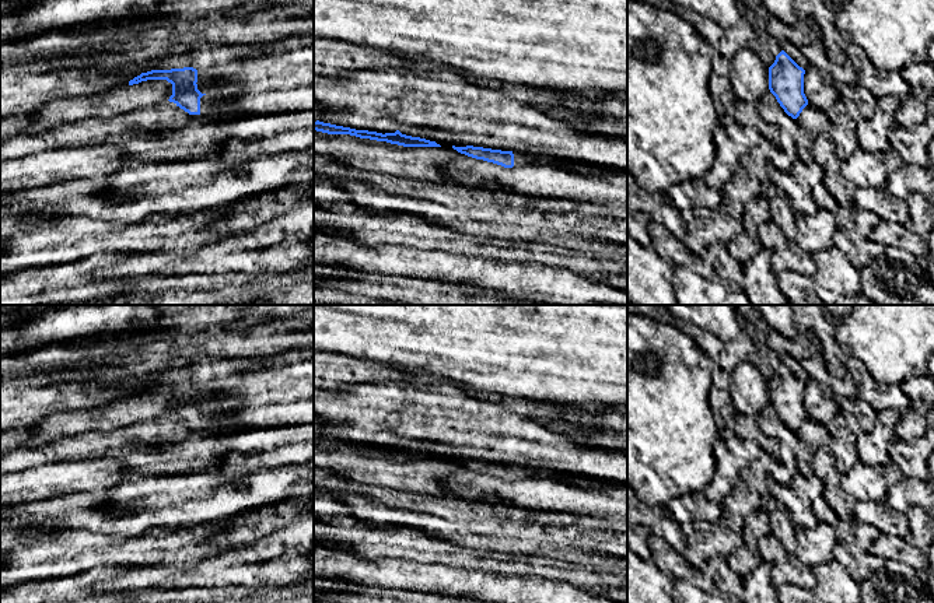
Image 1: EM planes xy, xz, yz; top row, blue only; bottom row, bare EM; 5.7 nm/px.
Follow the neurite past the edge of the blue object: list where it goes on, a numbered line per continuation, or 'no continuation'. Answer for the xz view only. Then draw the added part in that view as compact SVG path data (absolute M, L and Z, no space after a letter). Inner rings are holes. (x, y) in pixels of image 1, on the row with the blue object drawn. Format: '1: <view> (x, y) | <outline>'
1: xz (520, 158) | M513 151L514 154L514 166L524 166L524 165L543 165L543 164L552 164L559 168L564 168L567 171L573 171L583 175L608 175L608 173L618 173L618 171L609 168L609 166L599 166L595 164L588 162L571 162L564 159L557 159L555 157L550 157L548 154L524 154Z

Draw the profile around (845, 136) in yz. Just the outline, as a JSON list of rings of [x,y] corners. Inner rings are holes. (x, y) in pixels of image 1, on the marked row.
[[[840,106],[832,108],[828,116],[830,122],[828,133],[835,143],[836,154],[840,159],[847,159],[860,147],[857,125],[844,115]]]

